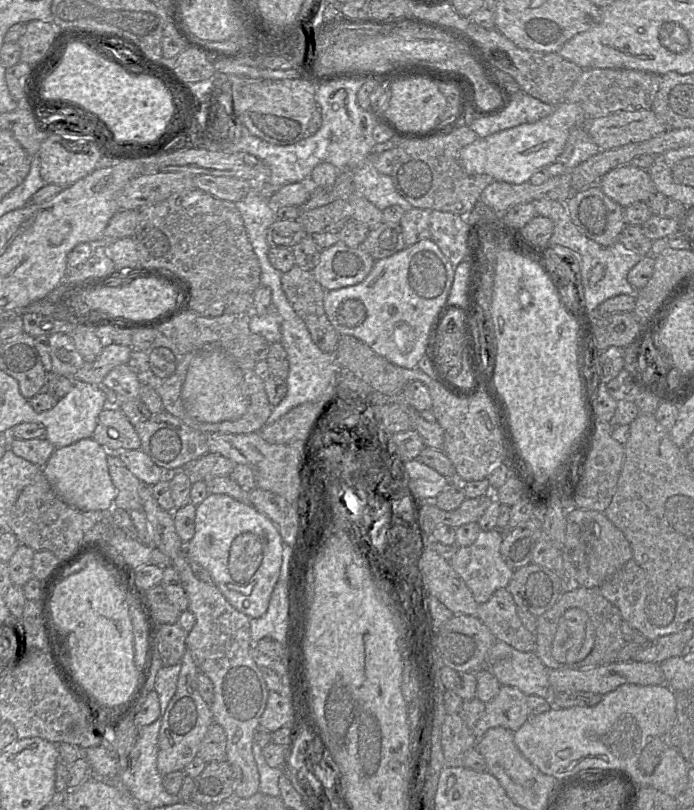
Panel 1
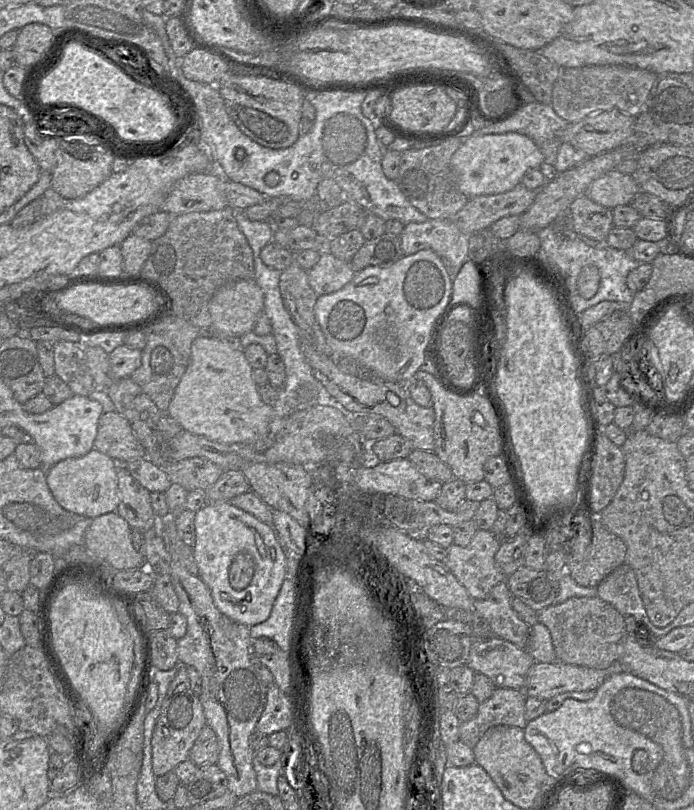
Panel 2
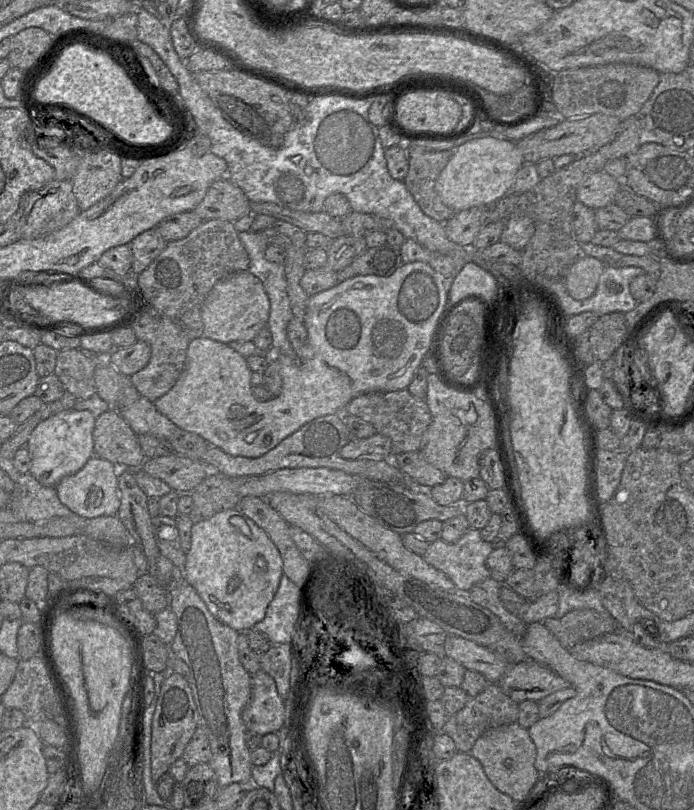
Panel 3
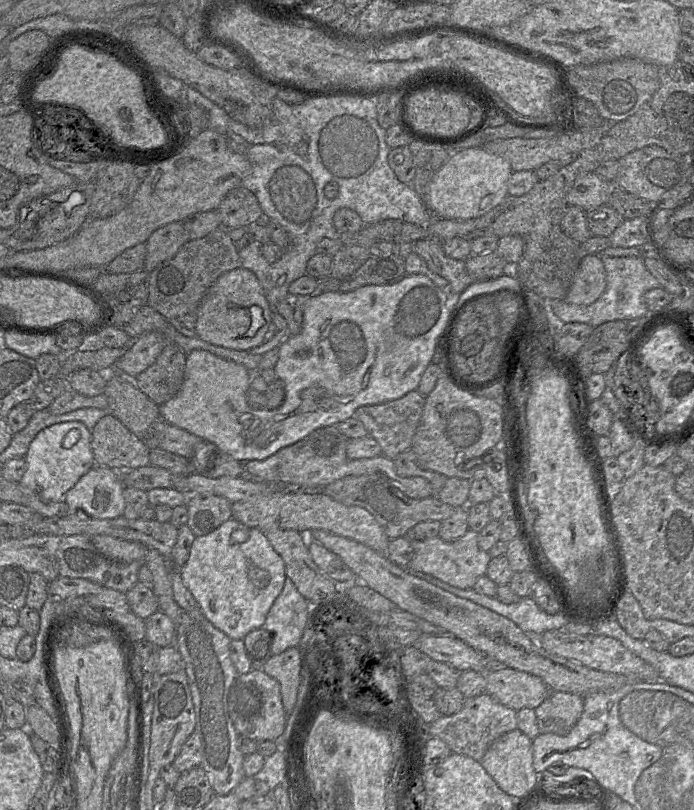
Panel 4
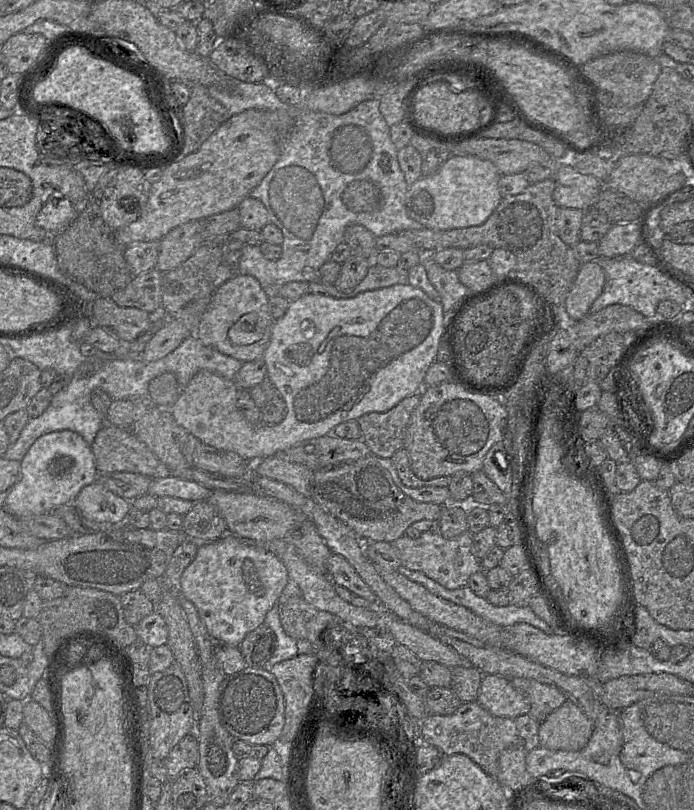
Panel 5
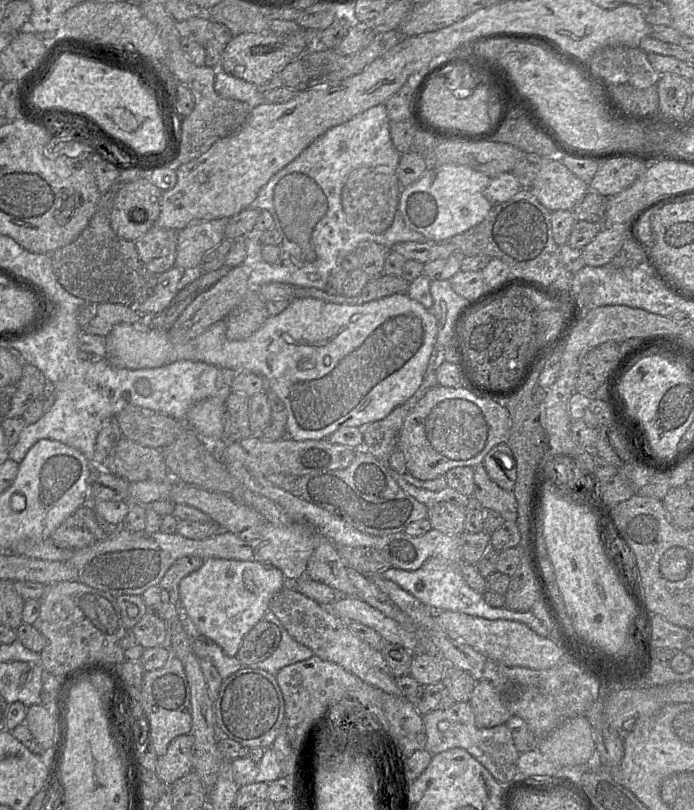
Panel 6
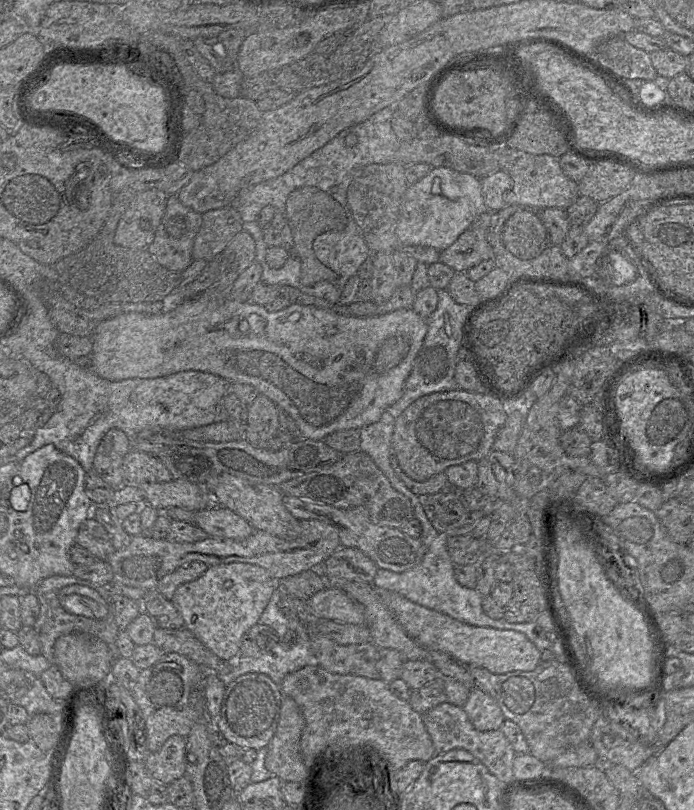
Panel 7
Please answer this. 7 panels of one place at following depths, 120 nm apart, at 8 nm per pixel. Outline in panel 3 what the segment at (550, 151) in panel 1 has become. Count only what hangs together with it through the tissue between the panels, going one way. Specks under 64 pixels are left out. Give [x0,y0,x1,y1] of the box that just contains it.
[435,136,524,213]

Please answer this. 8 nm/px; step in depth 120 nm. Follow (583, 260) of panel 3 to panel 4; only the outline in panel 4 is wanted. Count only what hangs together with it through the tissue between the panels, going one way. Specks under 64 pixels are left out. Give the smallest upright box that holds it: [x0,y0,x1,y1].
[565,255,606,306]

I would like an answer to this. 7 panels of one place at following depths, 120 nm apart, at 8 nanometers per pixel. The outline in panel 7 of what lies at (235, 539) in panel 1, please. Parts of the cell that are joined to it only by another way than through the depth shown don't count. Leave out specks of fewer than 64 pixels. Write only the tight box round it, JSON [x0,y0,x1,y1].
[171,563,277,660]

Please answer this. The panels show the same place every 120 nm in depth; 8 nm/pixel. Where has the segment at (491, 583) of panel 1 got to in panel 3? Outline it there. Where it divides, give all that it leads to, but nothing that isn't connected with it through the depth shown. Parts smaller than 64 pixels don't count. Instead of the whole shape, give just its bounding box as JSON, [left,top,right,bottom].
[424,528,493,593]

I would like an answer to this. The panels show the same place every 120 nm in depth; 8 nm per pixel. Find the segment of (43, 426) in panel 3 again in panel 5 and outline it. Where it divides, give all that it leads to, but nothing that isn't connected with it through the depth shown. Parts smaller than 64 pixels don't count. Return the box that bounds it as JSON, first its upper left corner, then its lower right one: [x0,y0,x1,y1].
[1,430,99,518]

